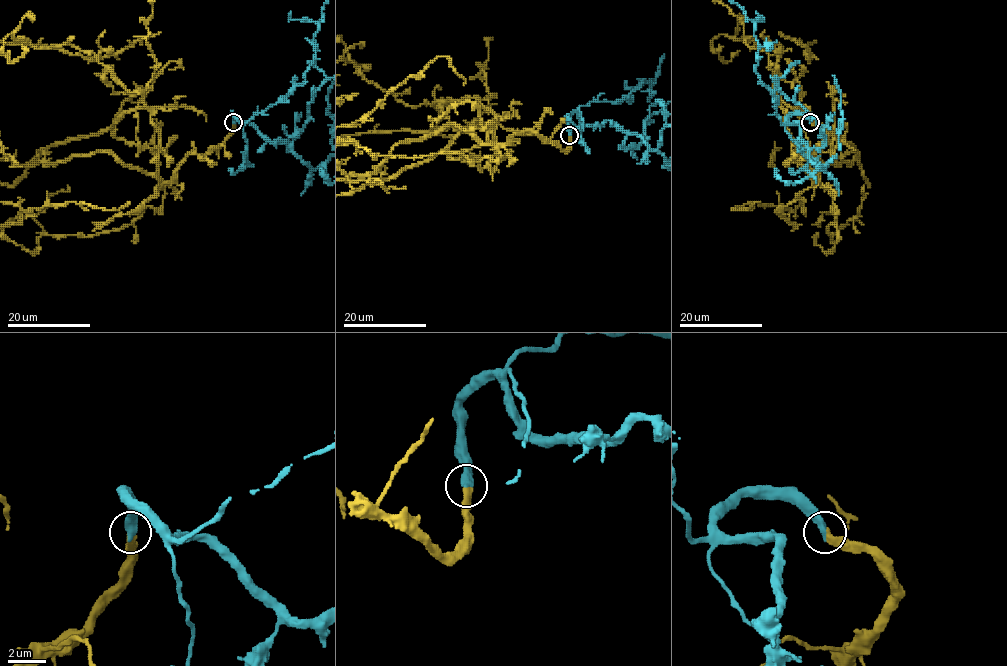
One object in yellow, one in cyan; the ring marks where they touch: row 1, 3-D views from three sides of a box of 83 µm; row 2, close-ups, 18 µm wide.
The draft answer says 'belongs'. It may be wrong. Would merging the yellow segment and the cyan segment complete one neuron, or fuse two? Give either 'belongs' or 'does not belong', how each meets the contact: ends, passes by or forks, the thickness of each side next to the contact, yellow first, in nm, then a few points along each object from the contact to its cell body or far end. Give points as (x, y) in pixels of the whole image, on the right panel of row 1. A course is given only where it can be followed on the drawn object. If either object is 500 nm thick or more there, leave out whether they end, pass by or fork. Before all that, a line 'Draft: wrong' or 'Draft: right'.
Draft: right
belongs; yellow ends; cyan ends; calibres 440 and 480 nm

